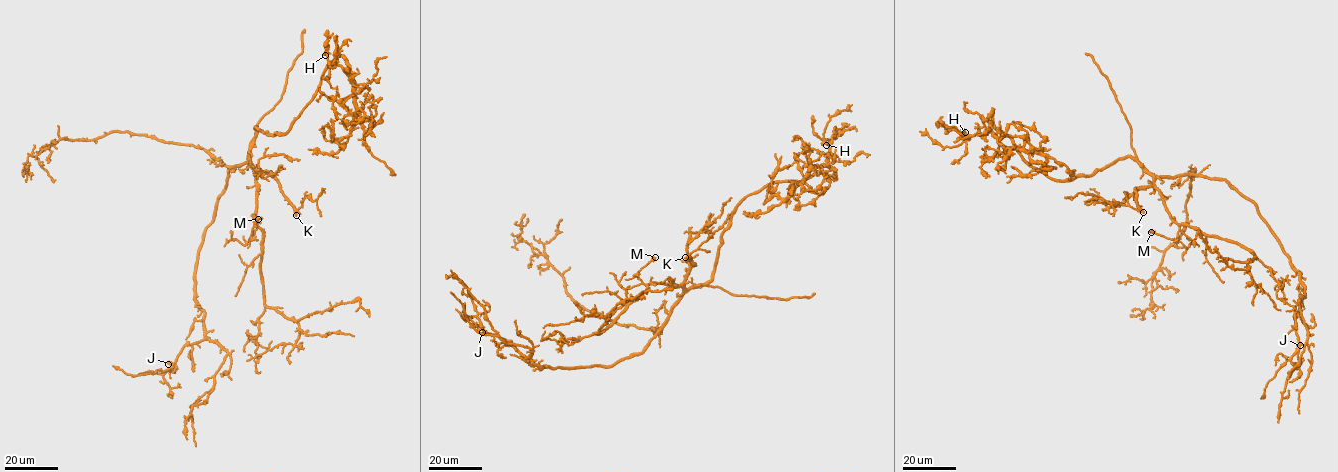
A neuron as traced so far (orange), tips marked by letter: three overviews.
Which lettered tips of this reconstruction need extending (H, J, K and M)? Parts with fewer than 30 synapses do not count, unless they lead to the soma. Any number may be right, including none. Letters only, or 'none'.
K

